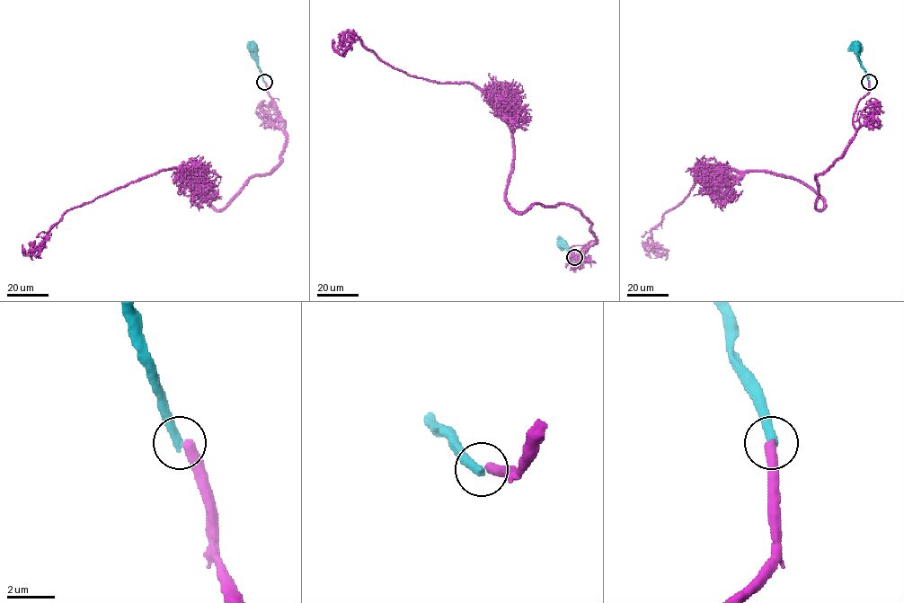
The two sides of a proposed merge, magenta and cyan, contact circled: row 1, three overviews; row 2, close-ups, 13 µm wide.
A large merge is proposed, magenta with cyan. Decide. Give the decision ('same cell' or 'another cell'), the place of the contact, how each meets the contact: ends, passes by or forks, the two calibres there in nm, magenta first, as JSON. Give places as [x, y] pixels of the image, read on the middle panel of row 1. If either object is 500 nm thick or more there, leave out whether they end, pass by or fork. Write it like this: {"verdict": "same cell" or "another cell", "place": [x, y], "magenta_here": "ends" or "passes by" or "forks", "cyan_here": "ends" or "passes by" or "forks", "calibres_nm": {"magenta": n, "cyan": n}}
{"verdict": "another cell", "place": [574, 257], "magenta_here": "ends", "cyan_here": "ends", "calibres_nm": {"magenta": 400, "cyan": 400}}

